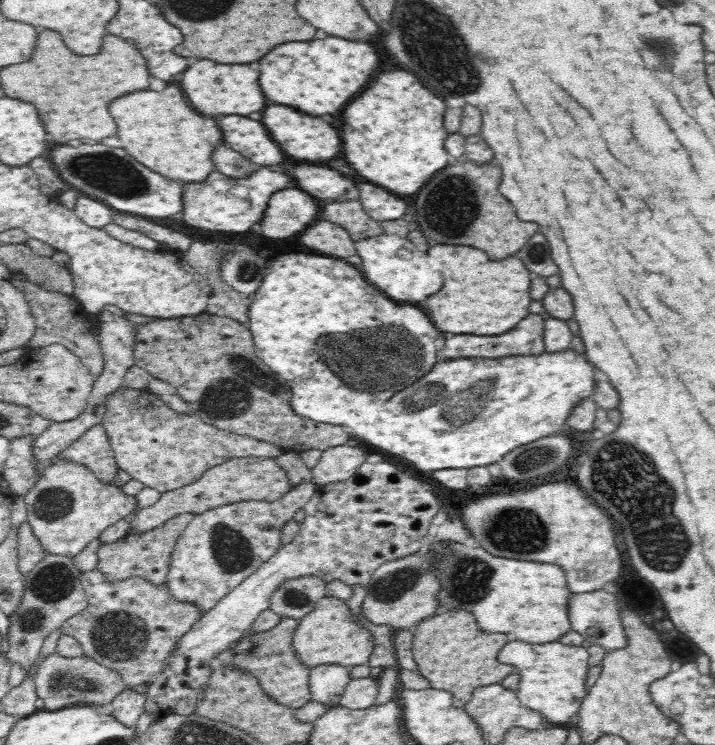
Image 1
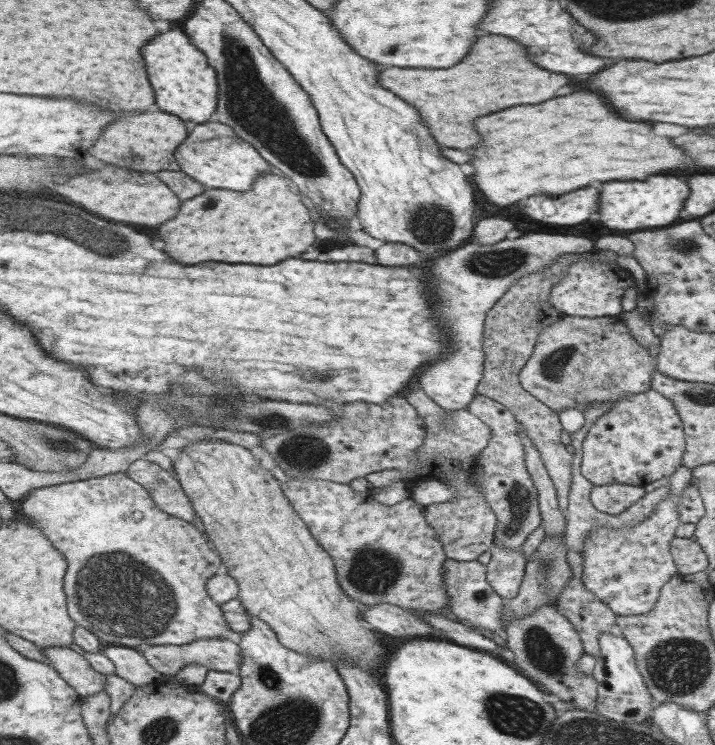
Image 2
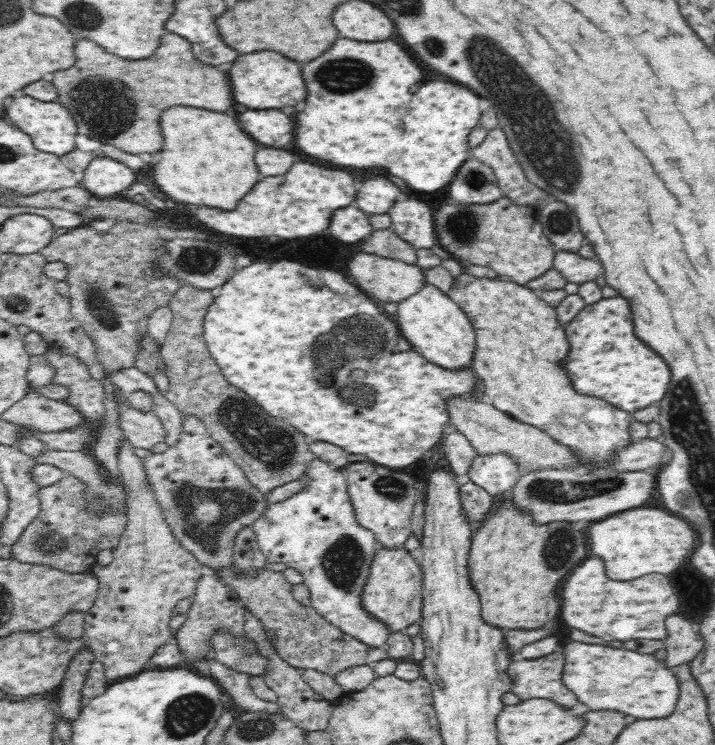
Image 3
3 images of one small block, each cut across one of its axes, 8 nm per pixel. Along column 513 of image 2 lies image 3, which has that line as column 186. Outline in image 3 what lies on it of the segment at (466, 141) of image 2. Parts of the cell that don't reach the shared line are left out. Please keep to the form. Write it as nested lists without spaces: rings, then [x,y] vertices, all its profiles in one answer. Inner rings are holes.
[[[166,34],[156,54],[138,62],[120,60],[118,56],[104,52],[104,48],[96,42],[78,40],[76,64],[66,72],[56,72],[52,84],[60,92],[58,100],[62,100],[62,106],[66,106],[78,122],[80,134],[130,154],[152,154],[162,150],[164,138],[160,132],[160,112],[170,106],[184,102],[184,106],[214,112],[234,108],[232,86],[226,72],[196,60],[192,54],[192,44],[176,34]],[[104,84],[108,84],[108,90]],[[126,84],[134,88],[134,92]]]

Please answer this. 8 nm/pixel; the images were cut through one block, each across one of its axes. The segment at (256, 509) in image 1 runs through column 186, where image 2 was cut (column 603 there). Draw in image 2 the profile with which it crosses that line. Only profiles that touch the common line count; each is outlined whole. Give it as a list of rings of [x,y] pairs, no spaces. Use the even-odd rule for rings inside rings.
[[[679,466],[669,480],[669,498],[661,500],[649,518],[633,528],[597,528],[585,538],[585,548],[581,552],[583,584],[593,596],[605,602],[615,616],[639,616],[651,612],[665,582],[677,574],[669,550],[675,530],[681,526],[681,520],[677,518],[677,500],[691,484],[691,468]]]

